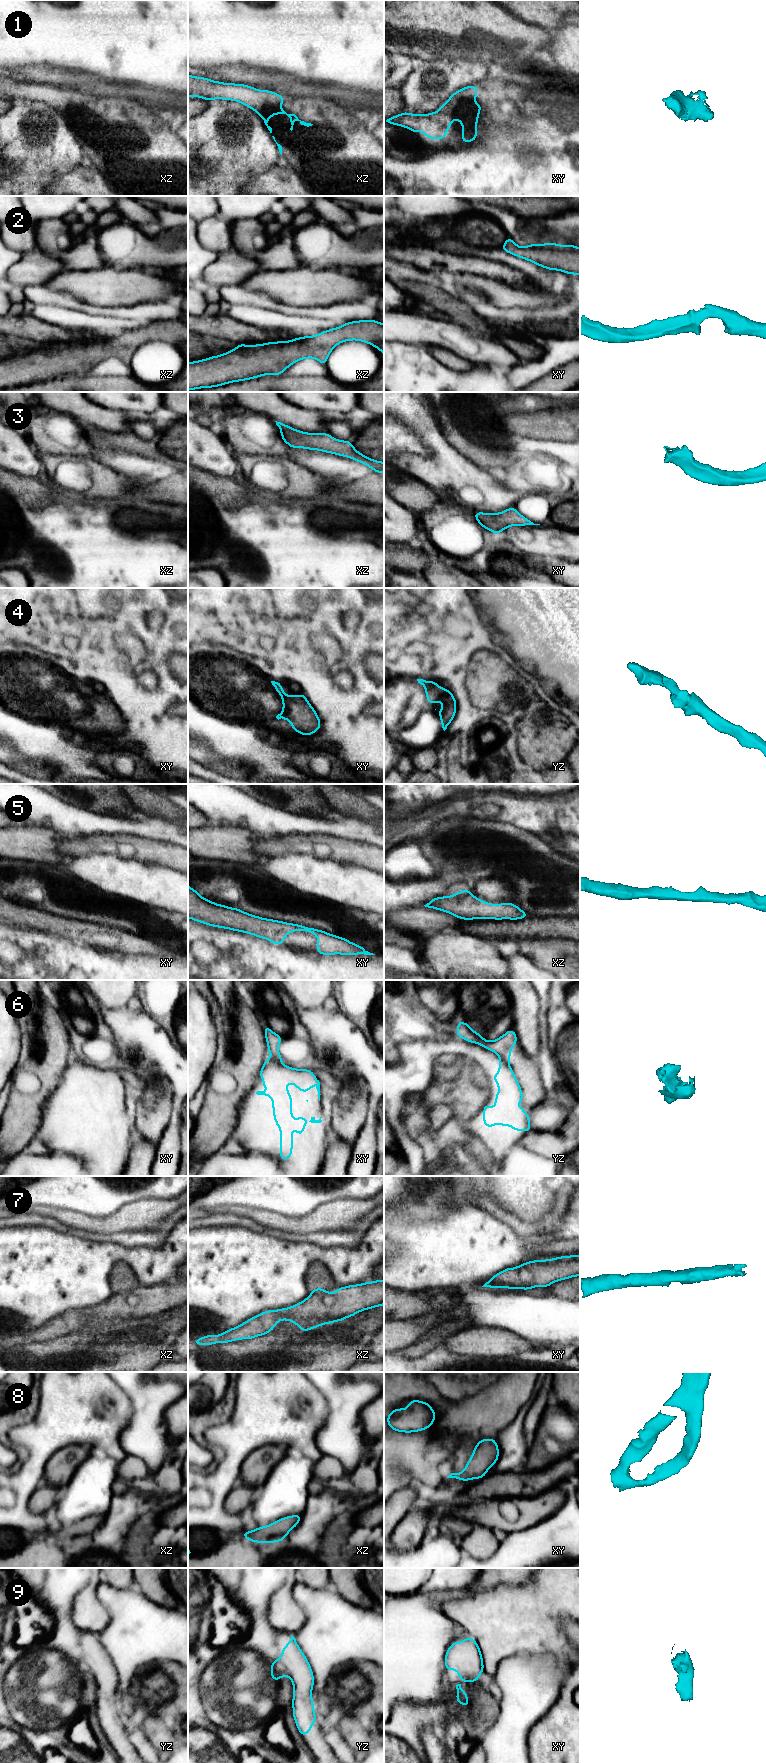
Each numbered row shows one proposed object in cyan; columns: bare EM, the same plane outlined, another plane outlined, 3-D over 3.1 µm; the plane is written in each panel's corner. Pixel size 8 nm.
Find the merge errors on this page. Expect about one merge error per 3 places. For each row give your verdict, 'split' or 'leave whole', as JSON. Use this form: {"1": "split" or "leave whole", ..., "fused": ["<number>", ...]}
{"1": "leave whole", "2": "leave whole", "3": "leave whole", "4": "leave whole", "5": "leave whole", "6": "split", "7": "leave whole", "8": "leave whole", "9": "leave whole", "fused": ["6"]}

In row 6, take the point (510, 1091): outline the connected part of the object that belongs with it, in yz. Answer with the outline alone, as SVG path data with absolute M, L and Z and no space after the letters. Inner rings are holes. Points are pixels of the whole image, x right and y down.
M503 1058L499 1059L499 1071L491 1076L500 1090L496 1093L495 1108L489 1104L483 1106L483 1123L486 1127L494 1127L496 1123L501 1126L511 1126L515 1131L531 1130L530 1116L524 1112L523 1107L511 1107L511 1103L523 1103L521 1087L515 1077L514 1071Z

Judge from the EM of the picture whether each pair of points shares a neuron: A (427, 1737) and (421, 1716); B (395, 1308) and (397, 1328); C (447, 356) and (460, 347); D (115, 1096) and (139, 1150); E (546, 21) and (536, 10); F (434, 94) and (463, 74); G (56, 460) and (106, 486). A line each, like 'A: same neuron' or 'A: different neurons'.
A: different neurons
B: different neurons
C: different neurons
D: different neurons
E: same neuron
F: same neuron
G: same neuron

